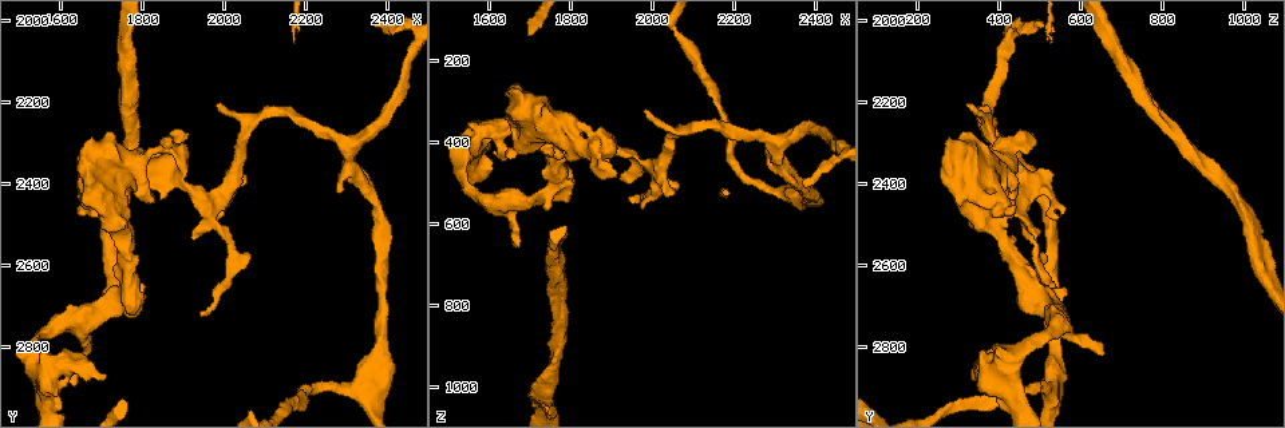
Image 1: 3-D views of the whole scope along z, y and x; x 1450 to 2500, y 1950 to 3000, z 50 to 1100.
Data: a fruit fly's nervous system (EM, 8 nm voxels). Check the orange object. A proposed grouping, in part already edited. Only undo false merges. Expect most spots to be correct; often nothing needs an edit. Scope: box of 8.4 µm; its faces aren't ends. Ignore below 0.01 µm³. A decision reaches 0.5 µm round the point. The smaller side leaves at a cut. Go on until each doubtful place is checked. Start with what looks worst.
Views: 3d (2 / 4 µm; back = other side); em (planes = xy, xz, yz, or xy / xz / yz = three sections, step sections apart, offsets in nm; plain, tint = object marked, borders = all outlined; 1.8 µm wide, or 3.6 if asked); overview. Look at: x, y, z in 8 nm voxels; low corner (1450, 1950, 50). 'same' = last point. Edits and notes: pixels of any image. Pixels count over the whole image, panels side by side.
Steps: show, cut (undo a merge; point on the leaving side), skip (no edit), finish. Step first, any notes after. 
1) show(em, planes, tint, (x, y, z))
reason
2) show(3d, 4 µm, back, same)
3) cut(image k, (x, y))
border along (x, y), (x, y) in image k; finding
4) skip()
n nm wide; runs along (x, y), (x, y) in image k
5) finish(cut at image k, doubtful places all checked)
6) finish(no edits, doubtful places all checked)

show(em, 3.6 µm, planes, tint, (1780, 2340, 355))
four or more arms meet

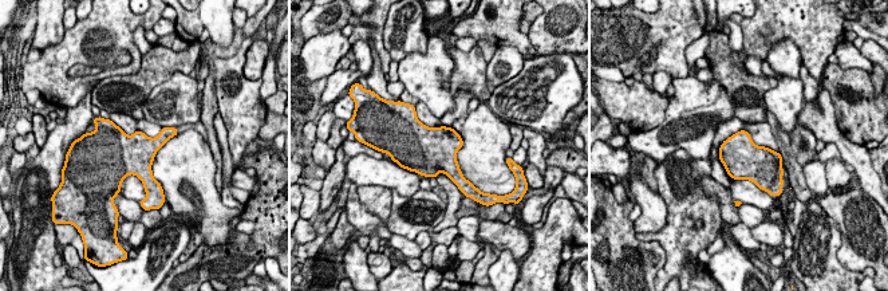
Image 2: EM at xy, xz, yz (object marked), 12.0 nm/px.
skip()
one cell here

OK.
show(em, 3.6 µm, planes, tint, (1730, 2465, 380))
thick turns thin

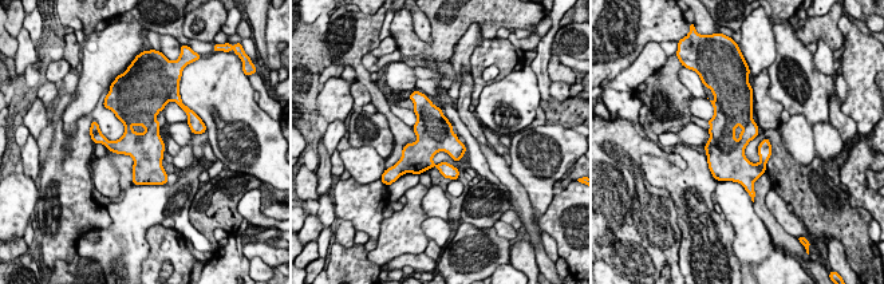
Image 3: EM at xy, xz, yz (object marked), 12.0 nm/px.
skip()
all the same cell

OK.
show(3d, 4 µm, (1770, 2635, 470))
two arms in line, one across

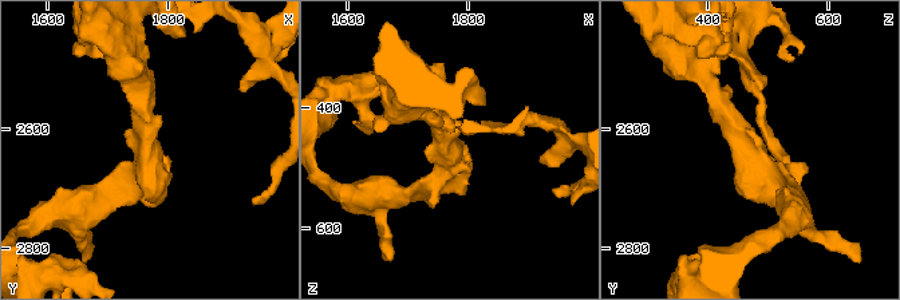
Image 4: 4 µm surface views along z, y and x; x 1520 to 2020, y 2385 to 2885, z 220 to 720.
show(em, yz, step 8, tint, (1765, 2630, 475))
3 arms; arms of 200, 240, 280 nm

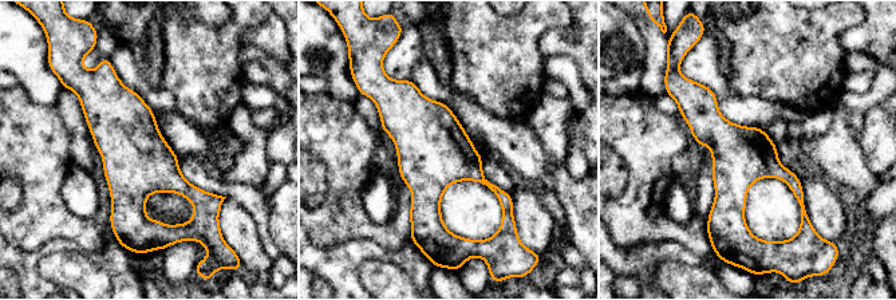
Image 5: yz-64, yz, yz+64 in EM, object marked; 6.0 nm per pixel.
show(em, planes, tint, same)

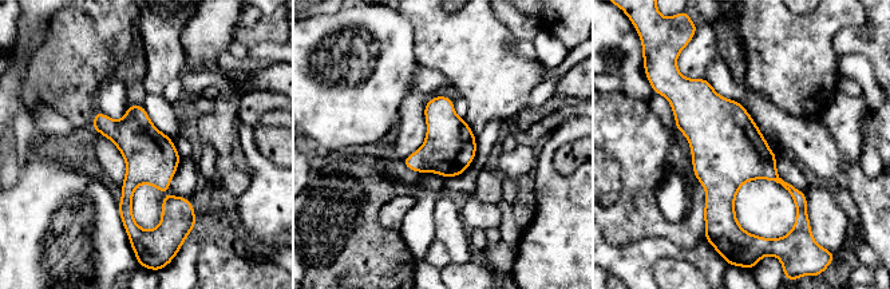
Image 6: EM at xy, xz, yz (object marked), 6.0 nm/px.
skip()
320 nm wide; all the same cell

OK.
show(3d, 4 µm, (1860, 2310, 420))
closes a loop

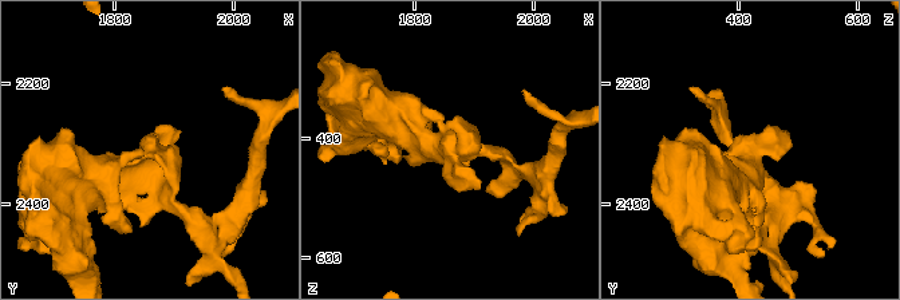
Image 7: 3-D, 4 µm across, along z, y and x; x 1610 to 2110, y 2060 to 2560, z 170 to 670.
show(em, planes, plain, (1860, 2310, 415))
shape alone is not enough

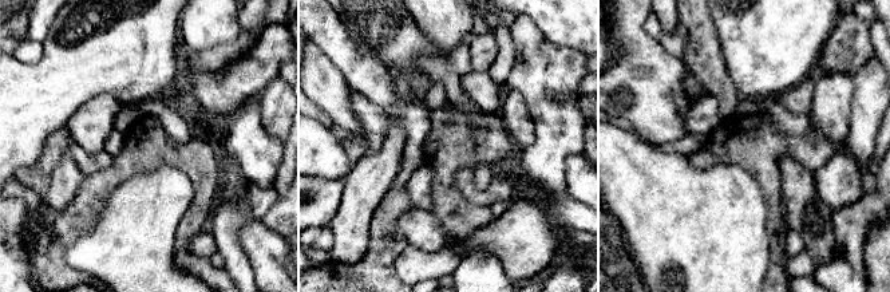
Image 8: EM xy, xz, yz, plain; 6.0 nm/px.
show(em, planes, tint, same)
with the object marked

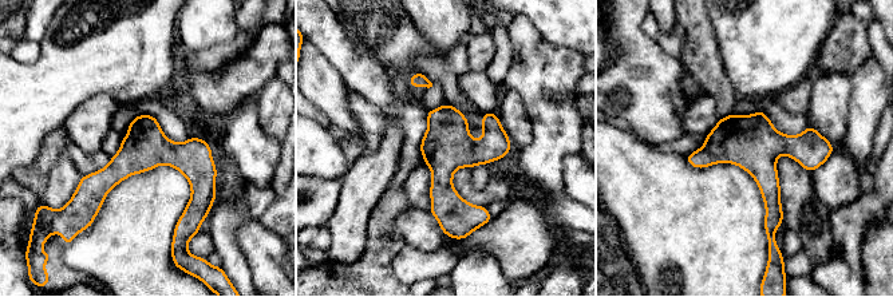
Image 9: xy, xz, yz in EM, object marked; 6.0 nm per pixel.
skip()
runs along (79, 190), (177, 157), (197, 177), (188, 216) in image 9; one cell here

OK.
show(em, yz, step 8, tint, (1550, 2860, 410))
calibre changes

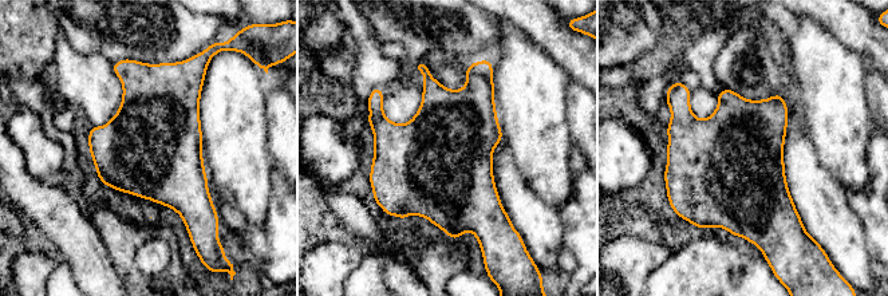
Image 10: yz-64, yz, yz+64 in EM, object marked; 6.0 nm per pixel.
show(em, planes, borders, same)

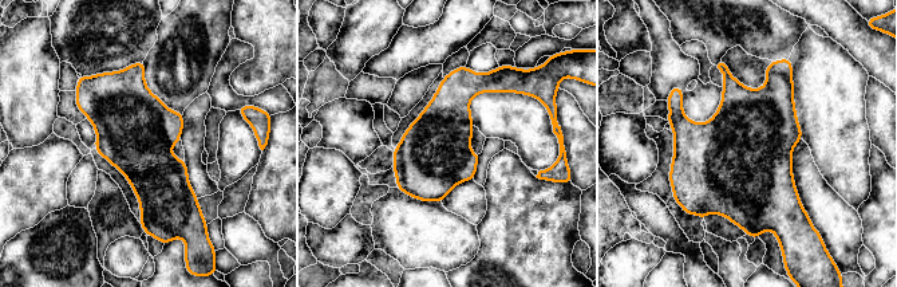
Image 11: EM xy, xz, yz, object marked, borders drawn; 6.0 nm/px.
skip()
continuous, no second cell

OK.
finish(no edits, doubtful places all checked)

